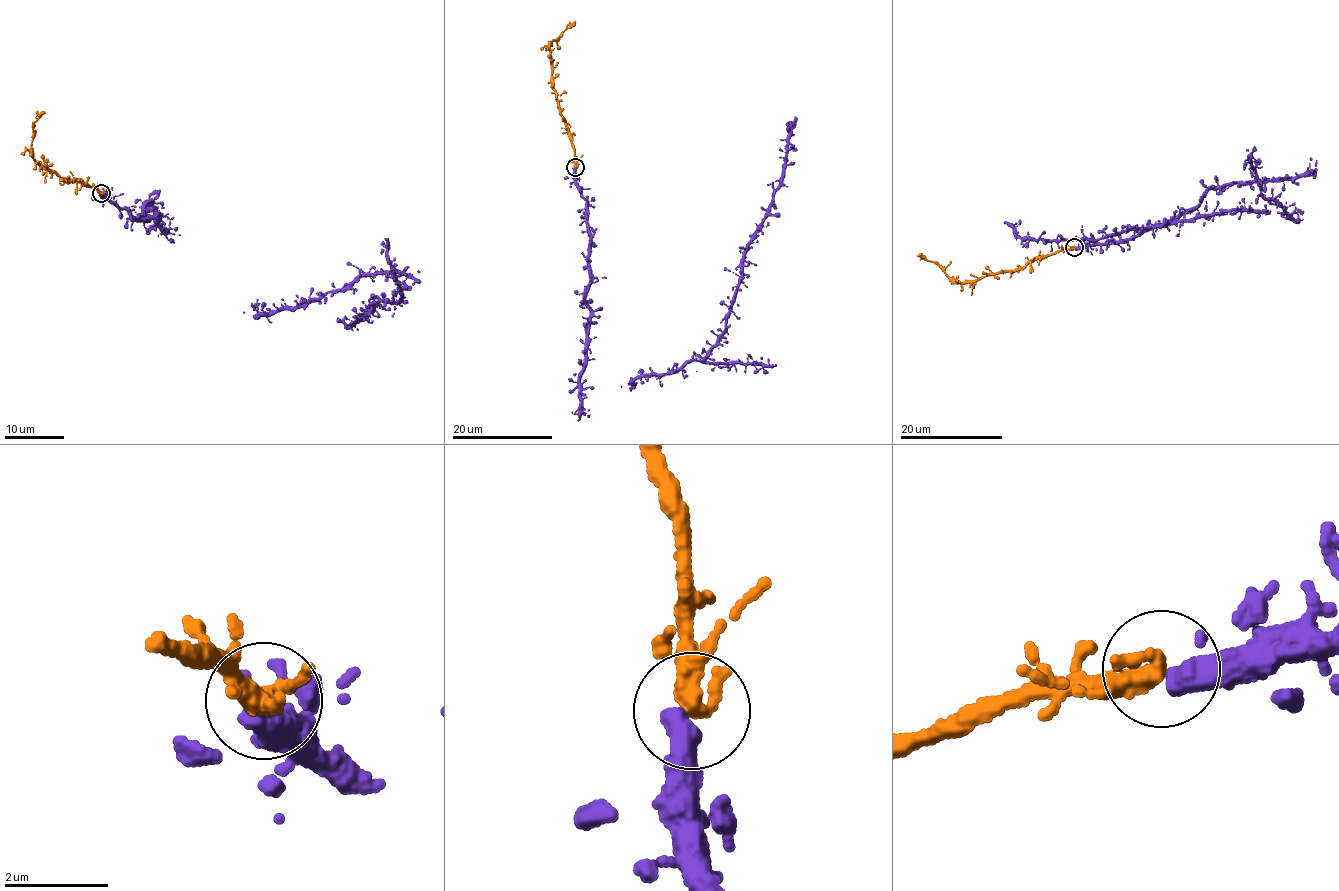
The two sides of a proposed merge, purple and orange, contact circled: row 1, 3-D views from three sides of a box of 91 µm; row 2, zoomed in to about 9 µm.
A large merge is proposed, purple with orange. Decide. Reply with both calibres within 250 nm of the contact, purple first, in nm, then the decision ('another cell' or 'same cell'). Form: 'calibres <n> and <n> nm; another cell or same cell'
calibres 460 and 320 nm; same cell

